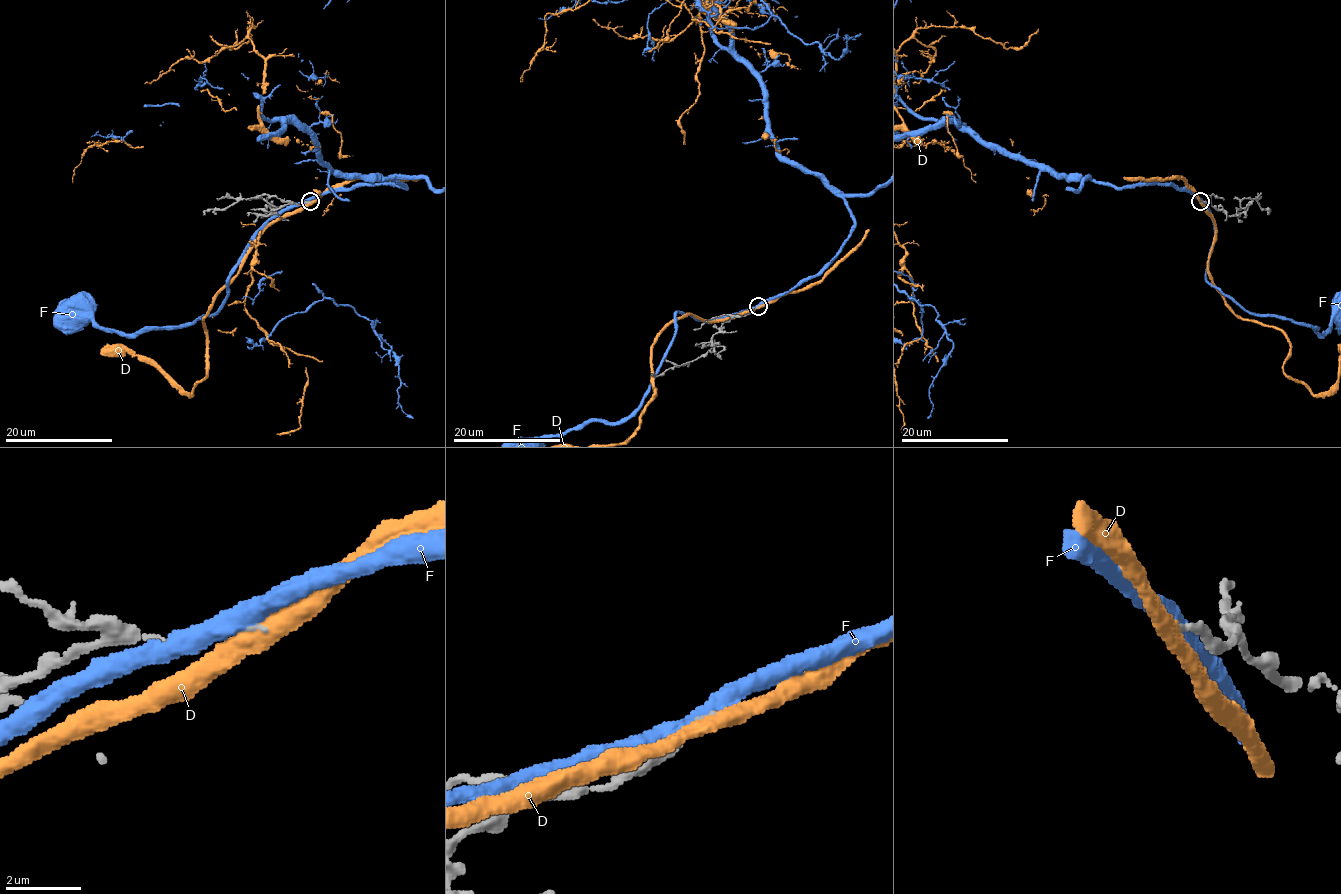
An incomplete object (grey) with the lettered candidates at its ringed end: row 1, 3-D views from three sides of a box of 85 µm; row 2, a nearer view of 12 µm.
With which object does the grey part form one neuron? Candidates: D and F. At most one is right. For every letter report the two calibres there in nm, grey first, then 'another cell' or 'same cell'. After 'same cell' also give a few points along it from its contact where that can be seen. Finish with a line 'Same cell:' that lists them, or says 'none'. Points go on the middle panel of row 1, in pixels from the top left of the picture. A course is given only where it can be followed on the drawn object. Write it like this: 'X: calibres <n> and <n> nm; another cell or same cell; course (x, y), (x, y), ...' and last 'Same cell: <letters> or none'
D: calibres 200 and 440 nm; another cell
F: calibres 200 and 440 nm; another cell
Same cell: none

